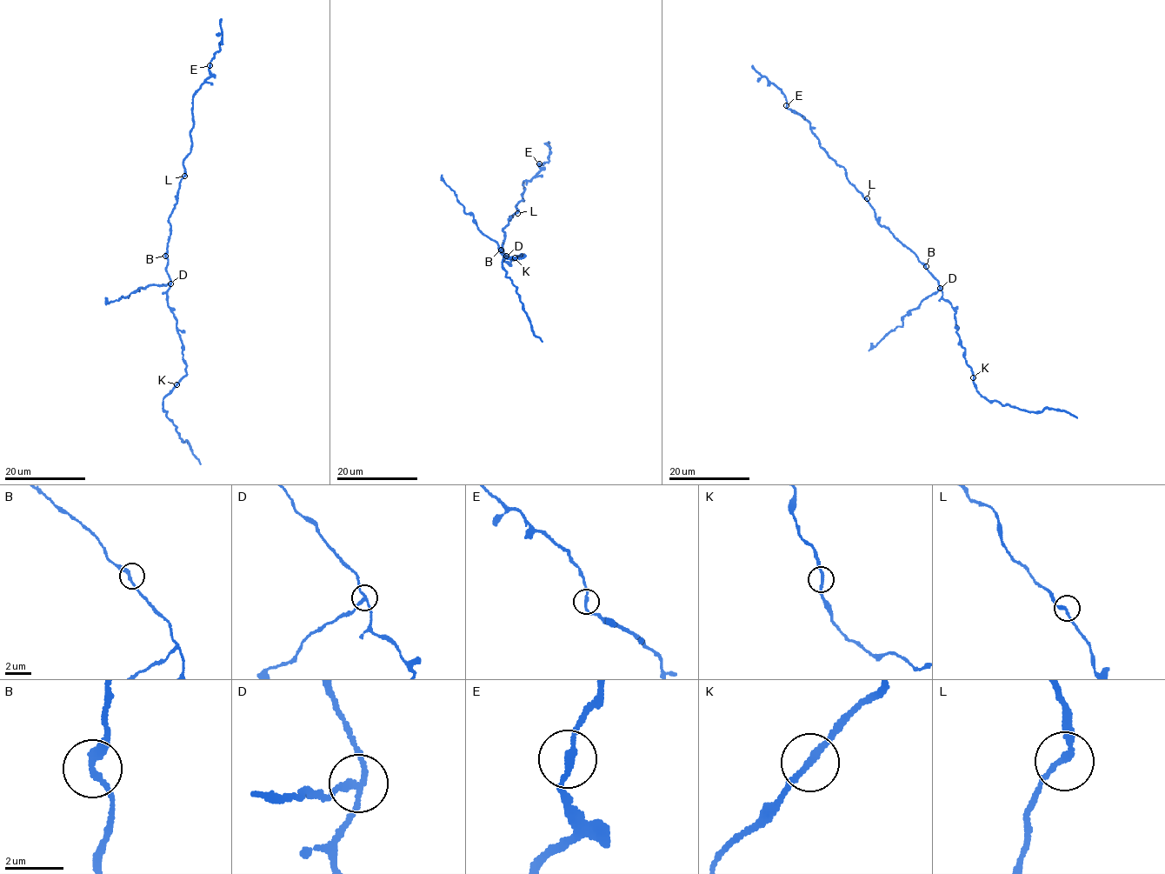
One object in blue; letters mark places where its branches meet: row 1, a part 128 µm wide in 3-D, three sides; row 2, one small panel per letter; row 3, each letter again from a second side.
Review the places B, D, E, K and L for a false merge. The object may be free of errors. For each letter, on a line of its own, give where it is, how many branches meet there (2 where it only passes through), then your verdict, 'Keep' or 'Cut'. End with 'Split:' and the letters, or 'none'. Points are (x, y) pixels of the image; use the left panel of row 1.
B: Place: (165, 256). Branches: 2. Keep
D: Place: (170, 283). Branches: 3. Cut
E: Place: (209, 65). Branches: 2. Keep
K: Place: (176, 384). Branches: 2. Keep
L: Place: (184, 176). Branches: 2. Keep
Split: D

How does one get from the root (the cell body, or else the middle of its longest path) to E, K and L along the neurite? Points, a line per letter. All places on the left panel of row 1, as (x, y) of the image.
E: (165, 256), (170, 232), (169, 216), (184, 176), (183, 162), (191, 150), (193, 96), (210, 75), (209, 65)
K: (165, 256), (171, 281), (167, 300), (176, 322), (183, 361), (187, 366), (187, 374), (176, 384)
L: (165, 256), (170, 232), (169, 216), (178, 195), (179, 182), (184, 176)

